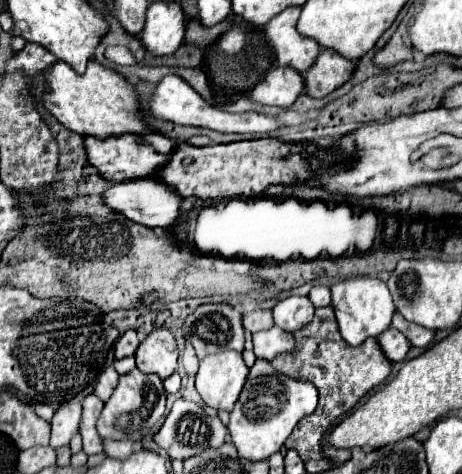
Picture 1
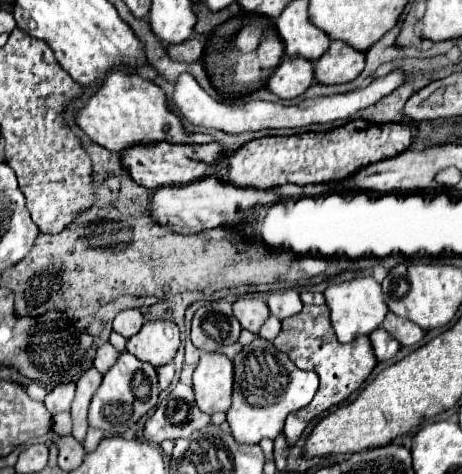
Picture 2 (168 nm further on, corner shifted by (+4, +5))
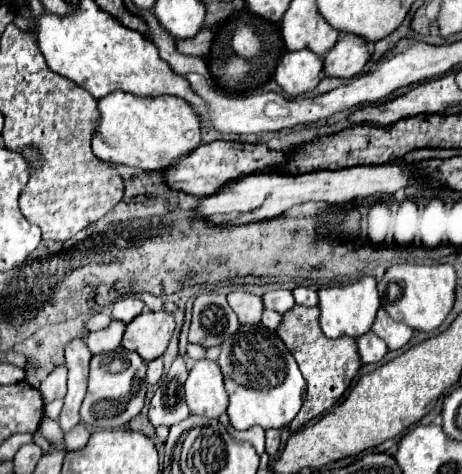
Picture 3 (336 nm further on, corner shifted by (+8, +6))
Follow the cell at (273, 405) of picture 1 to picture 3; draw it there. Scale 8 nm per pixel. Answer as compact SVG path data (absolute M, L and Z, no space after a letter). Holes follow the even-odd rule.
M242 324L232 338L226 338L220 344L218 364L230 396L228 416L236 430L248 430L252 426L262 426L264 430L284 428L302 408L306 380L294 356L274 330L268 330L262 324Z

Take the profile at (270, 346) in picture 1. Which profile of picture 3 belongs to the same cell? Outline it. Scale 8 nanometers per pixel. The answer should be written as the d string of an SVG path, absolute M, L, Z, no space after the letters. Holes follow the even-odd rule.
M266 310L266 312L262 314L262 324L264 324L266 328L272 328L272 330L276 330L280 322L282 322L282 314L280 314L280 312Z

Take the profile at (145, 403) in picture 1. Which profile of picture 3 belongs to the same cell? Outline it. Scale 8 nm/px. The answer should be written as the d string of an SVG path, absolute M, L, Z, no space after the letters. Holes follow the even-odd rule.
M118 346L112 352L102 352L92 356L88 392L80 408L82 422L94 428L128 426L128 422L144 406L144 396L148 388L148 384L144 384L144 374L146 374L146 362L136 352L130 352L122 346Z

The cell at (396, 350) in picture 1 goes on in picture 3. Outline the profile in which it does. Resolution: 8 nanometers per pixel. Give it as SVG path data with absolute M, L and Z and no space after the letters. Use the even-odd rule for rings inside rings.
M368 332L368 334L360 336L360 338L356 340L356 344L358 344L358 354L360 354L362 364L380 362L380 360L384 358L384 354L388 352L386 344L384 344L380 338L372 336L372 332Z

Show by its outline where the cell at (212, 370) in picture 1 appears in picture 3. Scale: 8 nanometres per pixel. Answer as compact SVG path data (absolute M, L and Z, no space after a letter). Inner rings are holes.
M198 360L186 380L186 404L192 414L220 418L228 406L228 394L220 366L212 360Z

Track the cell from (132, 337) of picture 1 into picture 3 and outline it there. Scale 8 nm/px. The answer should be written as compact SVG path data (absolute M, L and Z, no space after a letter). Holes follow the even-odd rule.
M134 294L130 296L122 296L120 300L114 302L114 308L112 308L112 318L116 320L122 320L124 324L132 322L136 318L136 314L140 314L144 308L144 302L138 300Z

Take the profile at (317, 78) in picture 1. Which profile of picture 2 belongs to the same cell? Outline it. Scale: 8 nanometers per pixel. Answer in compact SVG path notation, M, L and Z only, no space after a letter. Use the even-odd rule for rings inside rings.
M332 41L328 51L314 63L314 79L324 85L348 83L364 69L364 53L344 41Z

